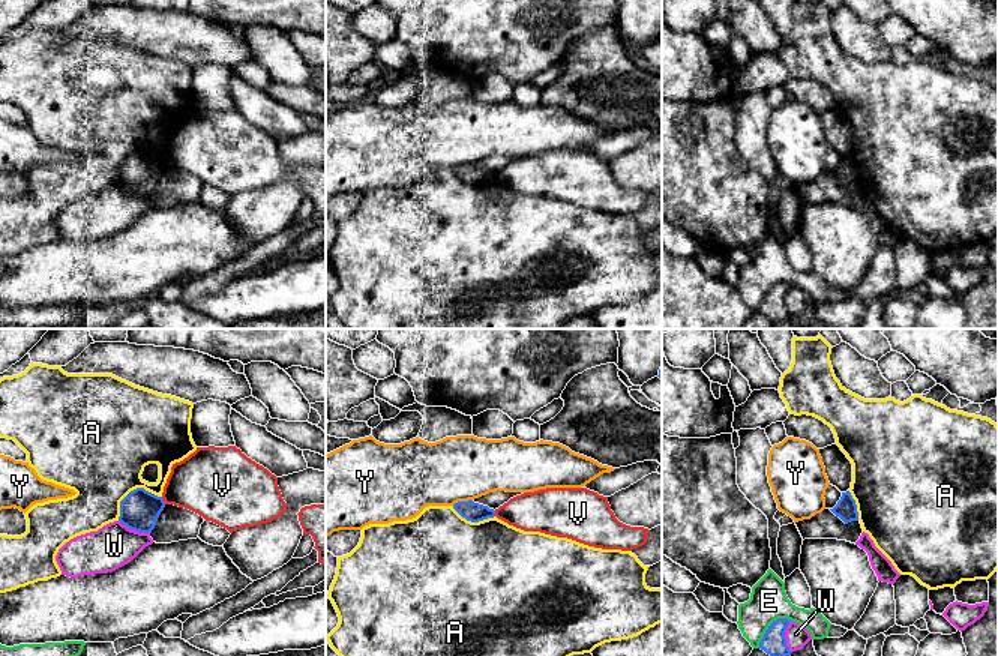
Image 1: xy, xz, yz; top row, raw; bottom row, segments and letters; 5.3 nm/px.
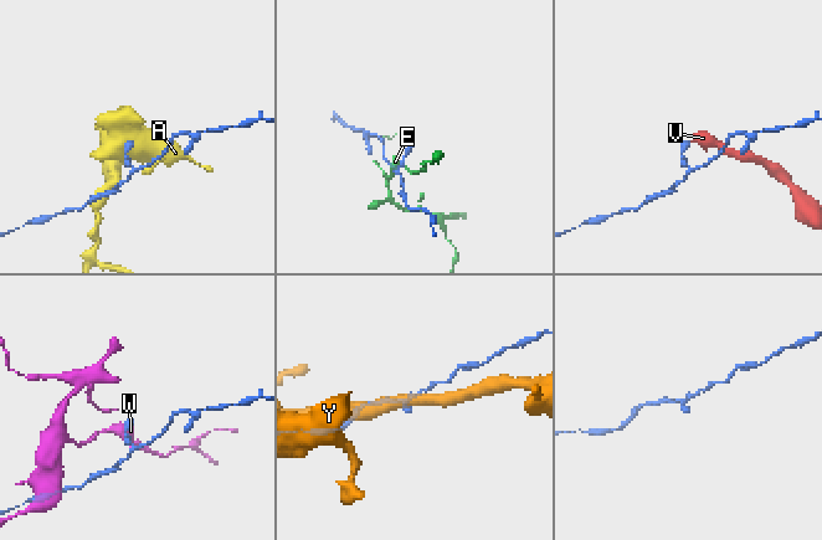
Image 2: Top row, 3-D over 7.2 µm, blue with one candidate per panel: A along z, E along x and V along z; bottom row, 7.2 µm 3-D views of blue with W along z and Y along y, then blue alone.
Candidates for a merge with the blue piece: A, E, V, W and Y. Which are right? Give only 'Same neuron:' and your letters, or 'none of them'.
Same neuron: none of them

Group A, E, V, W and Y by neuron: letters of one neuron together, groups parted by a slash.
A / E / V / W / Y

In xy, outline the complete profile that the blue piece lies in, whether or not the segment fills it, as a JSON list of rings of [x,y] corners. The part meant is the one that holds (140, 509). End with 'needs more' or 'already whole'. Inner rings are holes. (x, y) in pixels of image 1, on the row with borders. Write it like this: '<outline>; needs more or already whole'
[[[137,488],[120,501],[119,521],[131,530],[152,533],[164,507],[162,497]]]; already whole

